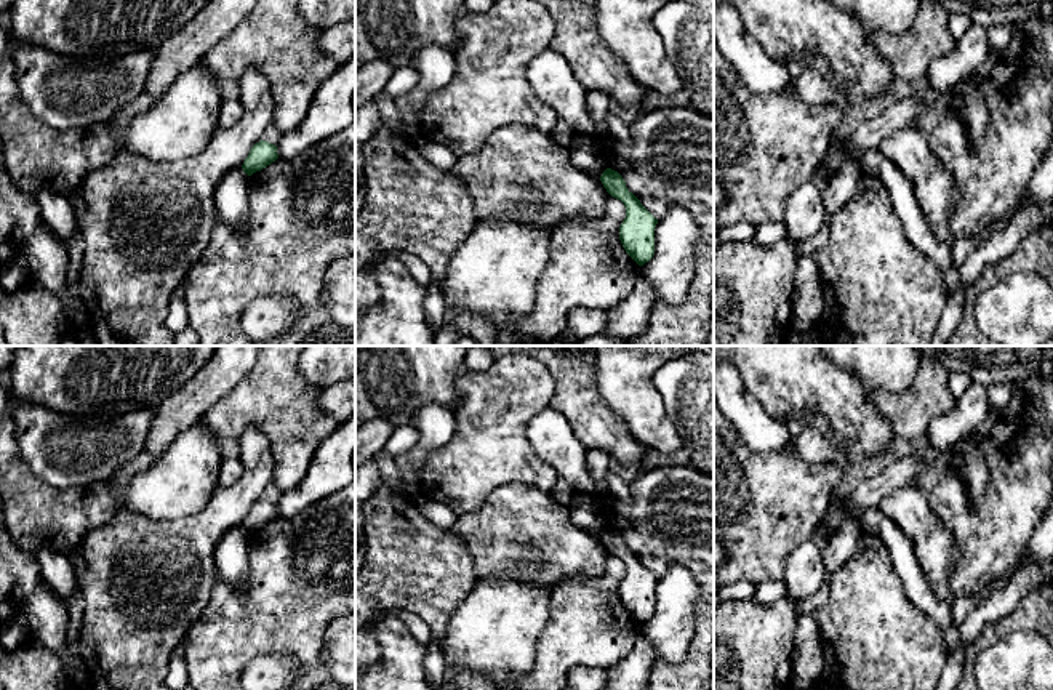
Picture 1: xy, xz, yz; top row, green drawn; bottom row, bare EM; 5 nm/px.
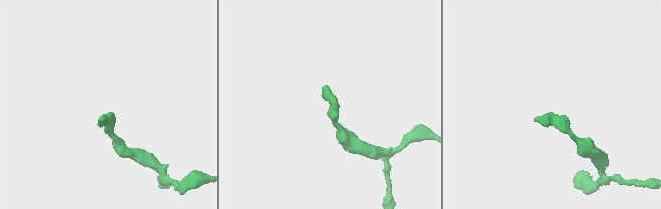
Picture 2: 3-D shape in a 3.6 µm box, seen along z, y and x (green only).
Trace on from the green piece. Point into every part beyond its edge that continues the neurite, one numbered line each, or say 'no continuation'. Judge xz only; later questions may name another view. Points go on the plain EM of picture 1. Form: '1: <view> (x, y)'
no continuation

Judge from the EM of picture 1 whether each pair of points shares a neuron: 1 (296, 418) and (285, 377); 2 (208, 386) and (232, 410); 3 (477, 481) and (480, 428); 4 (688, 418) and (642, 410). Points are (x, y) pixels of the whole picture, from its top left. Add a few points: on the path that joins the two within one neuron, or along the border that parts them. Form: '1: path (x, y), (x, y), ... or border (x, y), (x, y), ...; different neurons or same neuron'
1: path (287, 409), (285, 386); same neuron
2: border (247, 372), (212, 407), (207, 417); different neurons
3: path (477, 468), (480, 441); same neuron
4: border (650, 381), (677, 431), (682, 449); different neurons

